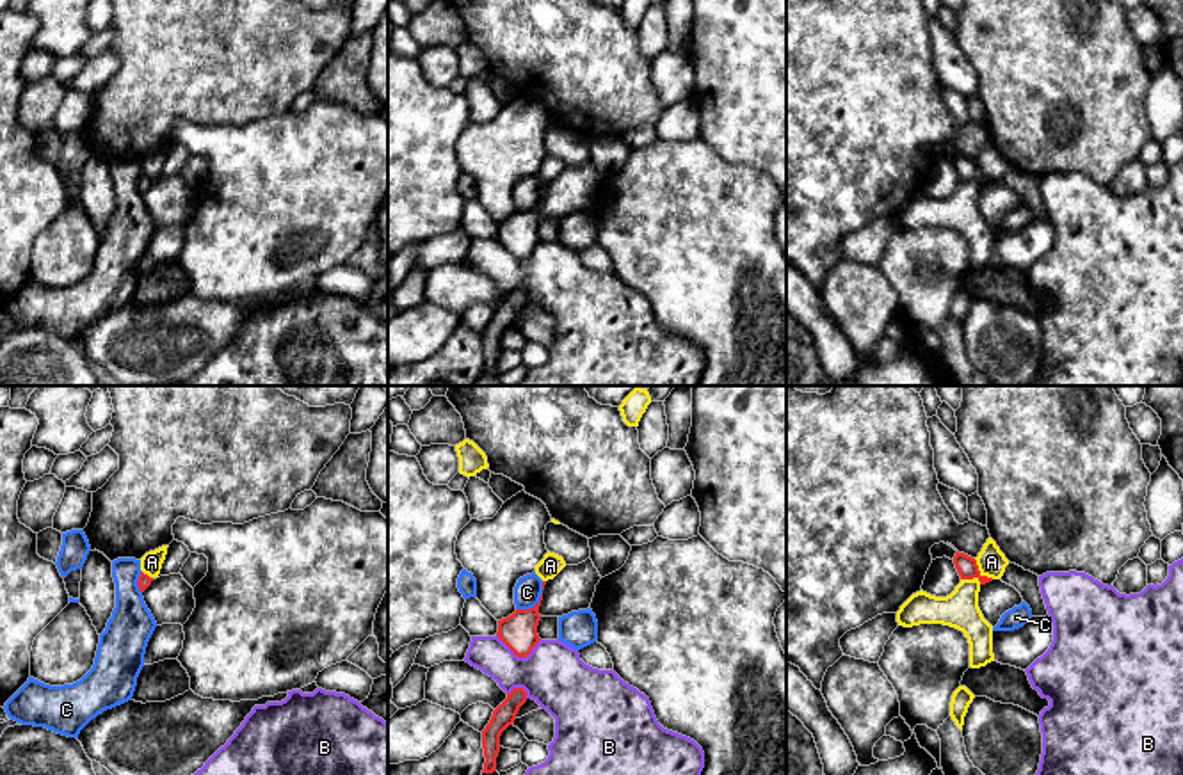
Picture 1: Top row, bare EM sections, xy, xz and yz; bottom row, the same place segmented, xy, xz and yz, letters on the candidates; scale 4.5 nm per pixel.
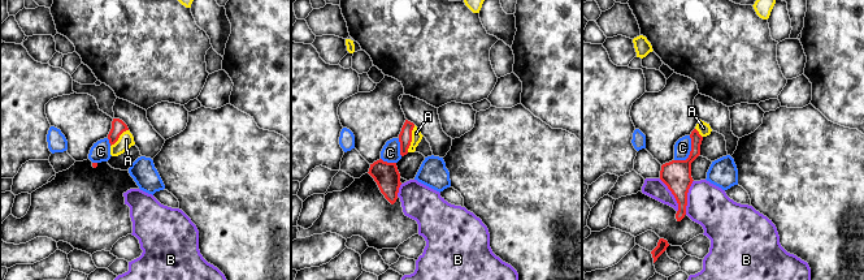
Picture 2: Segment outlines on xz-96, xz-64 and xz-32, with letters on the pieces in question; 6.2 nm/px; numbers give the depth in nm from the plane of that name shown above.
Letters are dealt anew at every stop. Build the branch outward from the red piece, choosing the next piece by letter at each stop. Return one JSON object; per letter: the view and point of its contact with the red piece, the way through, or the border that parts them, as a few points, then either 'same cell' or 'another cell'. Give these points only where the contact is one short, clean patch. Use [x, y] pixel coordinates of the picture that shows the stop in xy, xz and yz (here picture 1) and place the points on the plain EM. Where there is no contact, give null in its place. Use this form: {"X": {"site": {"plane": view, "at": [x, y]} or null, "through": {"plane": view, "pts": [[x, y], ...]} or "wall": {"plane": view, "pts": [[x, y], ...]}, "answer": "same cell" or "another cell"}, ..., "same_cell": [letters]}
{"A": {"site": {"plane": "yz", "at": [977, 178]}, "wall": {"plane": "yz", "pts": [[993, 180], [961, 182]]}, "answer": "another cell"}, "B": {"site": {"plane": "xz", "at": [518, 258]}, "wall": {"plane": "xz", "pts": [[497, 237], [518, 258], [525, 258], [539, 244]]}, "answer": "another cell"}, "C": {"site": {"plane": "xz", "at": [531, 210]}, "wall": {"plane": "xz", "pts": [[541, 194], [541, 199], [532, 208], [516, 212]]}, "answer": "another cell"}, "same_cell": []}

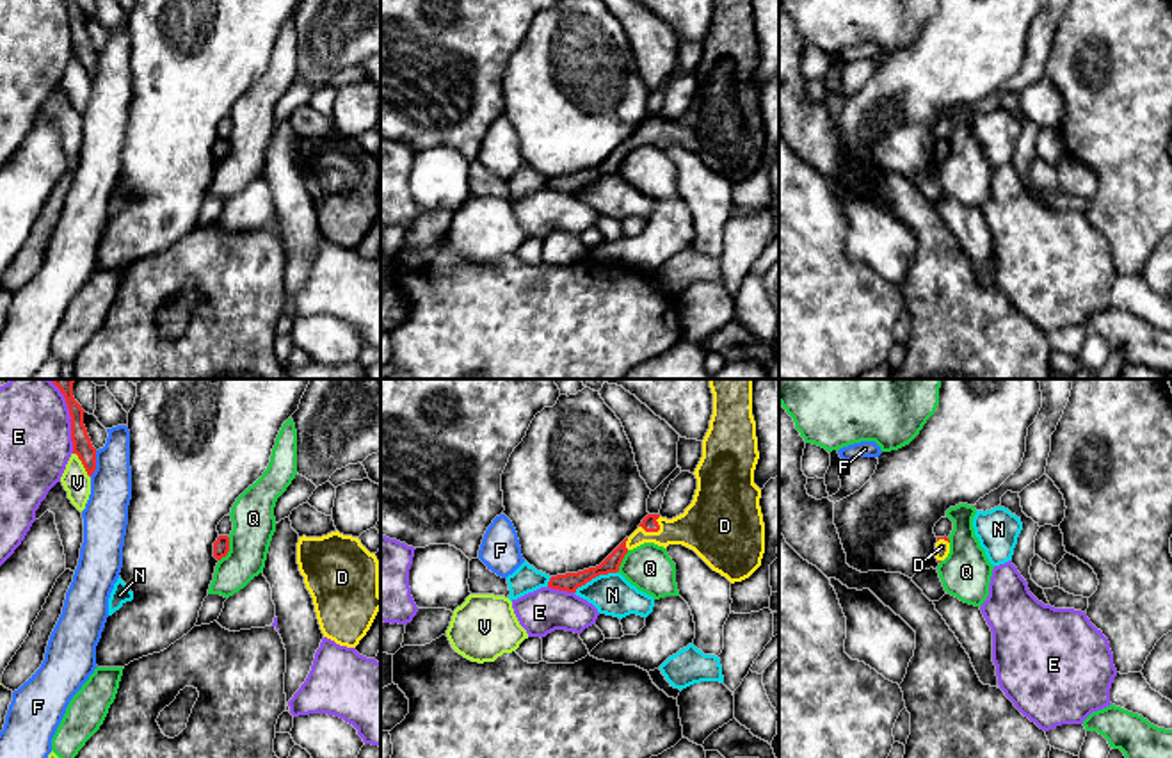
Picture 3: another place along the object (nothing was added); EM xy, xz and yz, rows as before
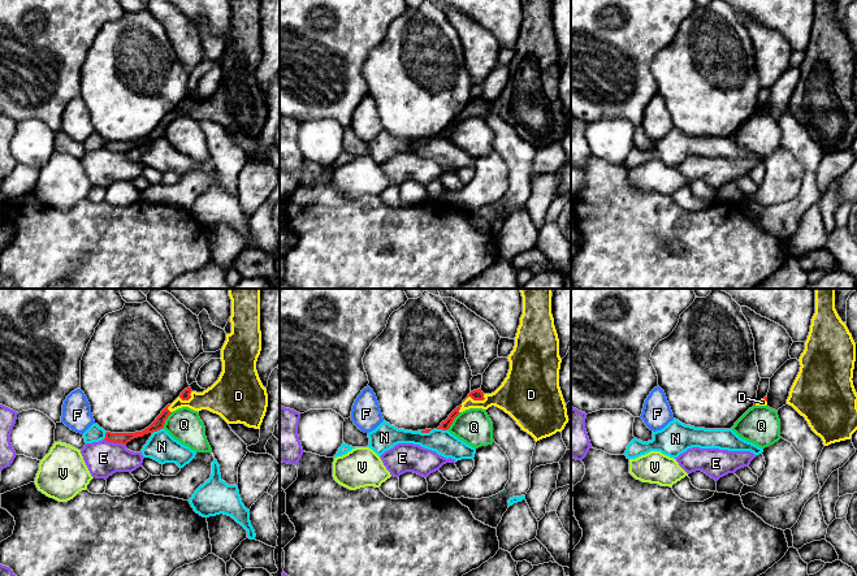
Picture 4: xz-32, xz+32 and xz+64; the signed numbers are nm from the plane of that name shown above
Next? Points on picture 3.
{"D": {"site": {"plane": "xz", "at": [655, 132]}, "through": {"plane": "xz", "pts": [[650, 125], [655, 132], [710, 127]]}, "answer": "same cell"}, "E": {"site": {"plane": "xy", "at": [72, 27]}, "answer": "another cell"}, "F": {"site": {"plane": "xy", "at": [95, 64]}, "wall": {"plane": "xy", "pts": [[96, 52], [96, 70], [89, 77]]}, "answer": "another cell"}, "N": {"site": {"plane": "xz", "at": [594, 178]}, "answer": "another cell"}, "Q": {"site": {"plane": "xy", "at": [228, 152]}, "wall": {"plane": "xy", "pts": [[230, 139], [230, 150], [219, 162]]}, "answer": "another cell"}, "V": {"site": {"plane": "xy", "at": [82, 64]}, "wall": {"plane": "xy", "pts": [[73, 54], [89, 79]]}, "answer": "another cell"}, "same_cell": ["D"]}

